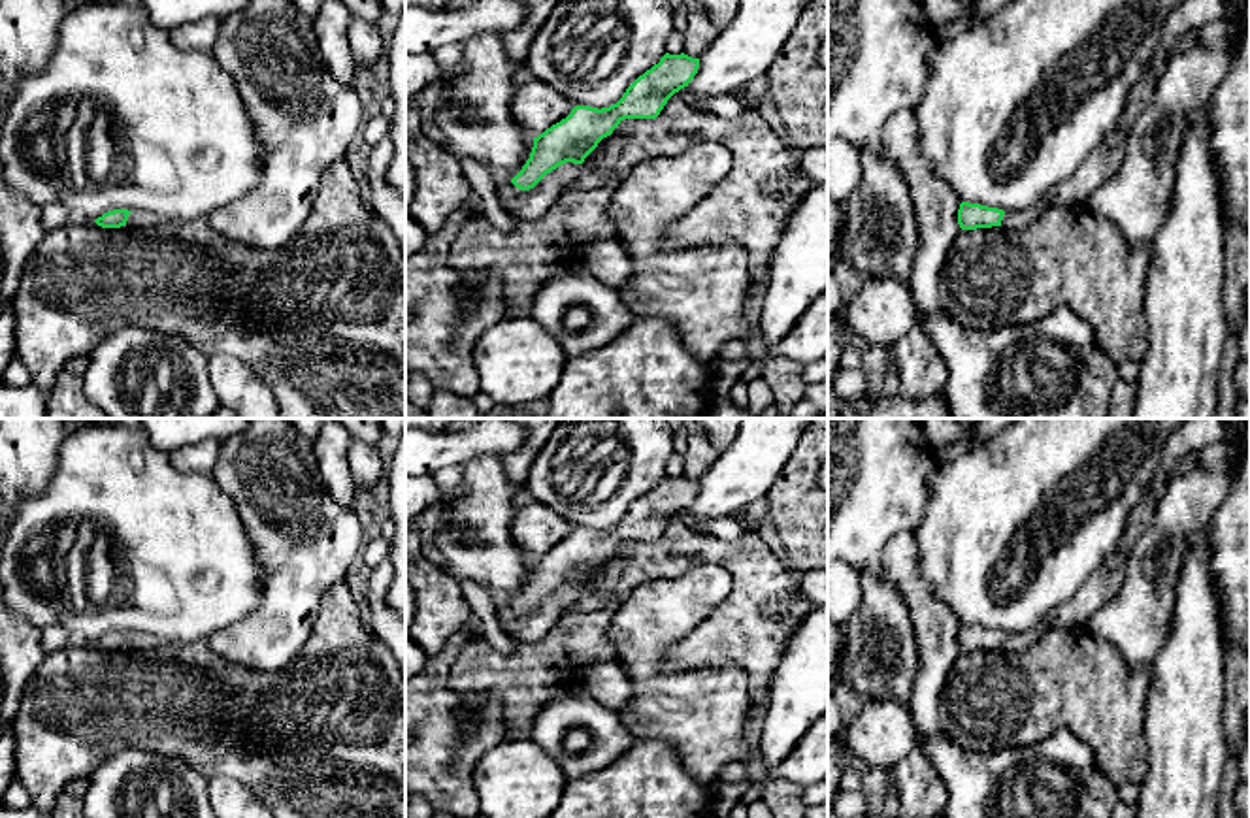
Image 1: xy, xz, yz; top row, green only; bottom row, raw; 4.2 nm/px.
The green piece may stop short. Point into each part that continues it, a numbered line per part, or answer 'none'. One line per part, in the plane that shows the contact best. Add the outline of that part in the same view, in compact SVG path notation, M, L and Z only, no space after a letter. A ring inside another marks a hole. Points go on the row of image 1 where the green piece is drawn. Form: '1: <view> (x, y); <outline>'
1: xz (532, 204); M566 162L547 173L534 188L520 190L511 181L500 181L498 198L517 219L537 221L549 213L562 190L581 173L581 166Z

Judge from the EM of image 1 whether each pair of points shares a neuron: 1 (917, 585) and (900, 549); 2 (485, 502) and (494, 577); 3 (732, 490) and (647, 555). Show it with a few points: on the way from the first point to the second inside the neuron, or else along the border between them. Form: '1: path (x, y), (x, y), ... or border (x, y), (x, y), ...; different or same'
1: path (907, 575), (902, 570), (902, 558); same
2: path (485, 521), (485, 532), (496, 543), (494, 558); same
3: border (689, 528), (707, 536); different

